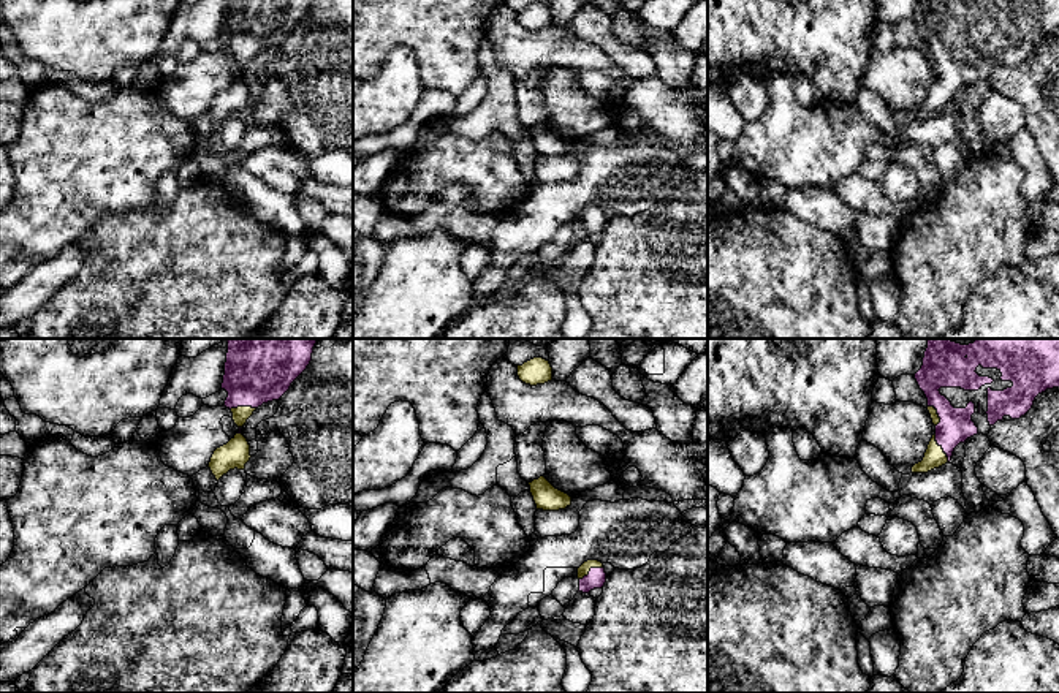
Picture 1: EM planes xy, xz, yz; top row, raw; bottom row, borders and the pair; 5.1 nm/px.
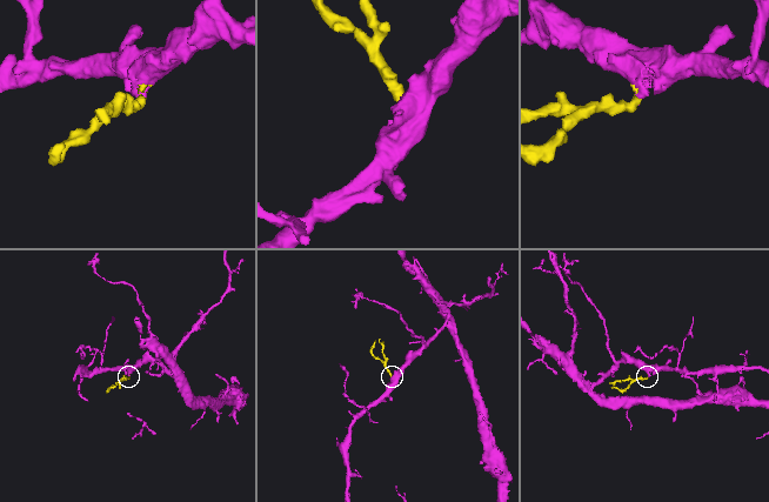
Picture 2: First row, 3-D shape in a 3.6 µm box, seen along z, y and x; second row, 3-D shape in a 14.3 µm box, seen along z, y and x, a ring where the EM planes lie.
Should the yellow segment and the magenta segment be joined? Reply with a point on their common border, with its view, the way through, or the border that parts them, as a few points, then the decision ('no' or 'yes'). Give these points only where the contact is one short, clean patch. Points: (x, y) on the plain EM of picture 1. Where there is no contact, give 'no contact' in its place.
contact yz (941, 94); way yz (934, 102), (941, 94), (956, 71); yes

